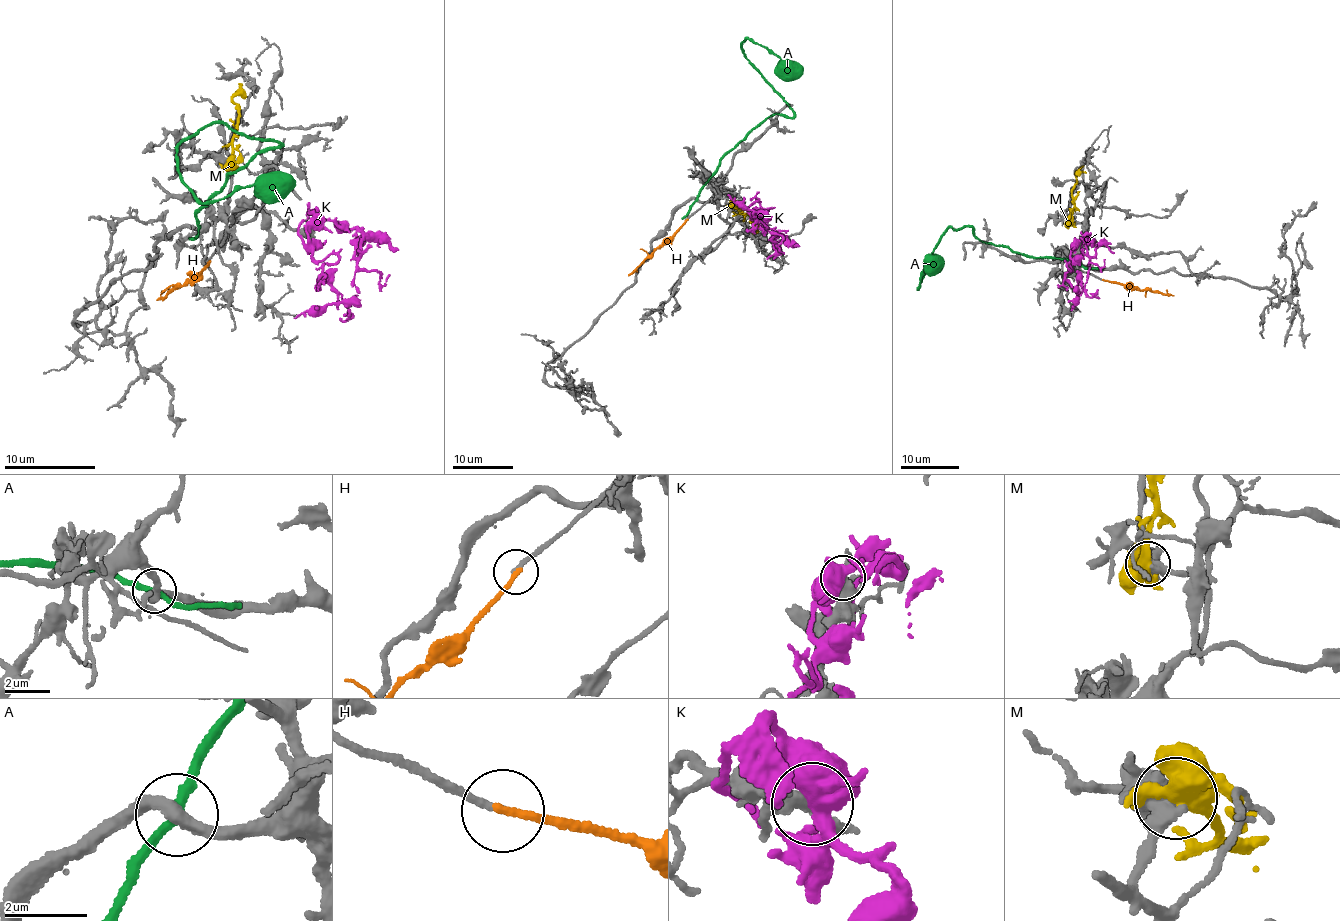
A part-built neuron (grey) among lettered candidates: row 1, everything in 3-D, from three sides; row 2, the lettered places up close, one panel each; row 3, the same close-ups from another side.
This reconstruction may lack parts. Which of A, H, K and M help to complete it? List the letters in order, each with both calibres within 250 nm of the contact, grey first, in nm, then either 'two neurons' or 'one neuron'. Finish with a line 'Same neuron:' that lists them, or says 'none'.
A: calibres 360 and 240 nm; two neurons
H: calibres 160 and 200 nm; one neuron
K: calibres 280 and 550 nm; two neurons
M: calibres 440 and 440 nm; two neurons
Same neuron: H

